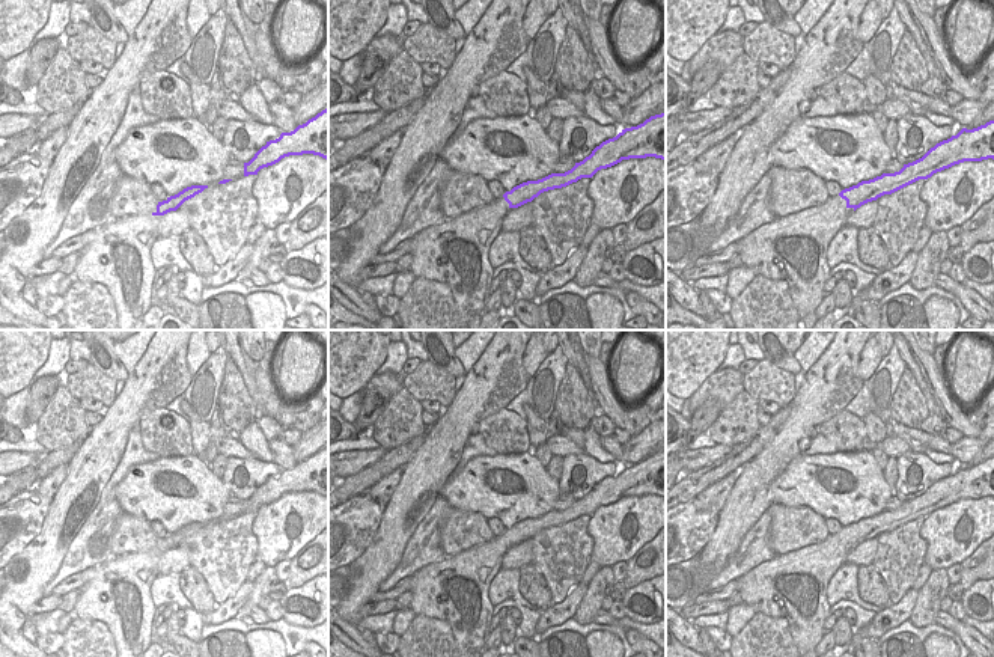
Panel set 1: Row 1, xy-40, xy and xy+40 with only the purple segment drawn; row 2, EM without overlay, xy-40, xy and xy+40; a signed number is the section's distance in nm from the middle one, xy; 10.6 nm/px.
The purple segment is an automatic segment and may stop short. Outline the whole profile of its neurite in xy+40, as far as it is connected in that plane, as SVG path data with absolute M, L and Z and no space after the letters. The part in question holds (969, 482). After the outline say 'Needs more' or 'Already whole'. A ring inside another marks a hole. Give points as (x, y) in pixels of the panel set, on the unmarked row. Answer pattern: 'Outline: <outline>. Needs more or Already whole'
Outline: M994 458L937 481L899 509L842 527L824 542L777 555L736 579L742 603L771 618L786 618L800 657L815 649L830 615L827 586L861 542L964 499L994 497Z. Needs more

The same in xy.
Outline: M666 451L622 467L565 511L551 511L538 518L523 520L489 542L420 568L413 574L410 609L416 616L446 621L459 657L482 654L492 618L488 588L509 549L532 539L544 529L566 524L581 515L592 515L598 508L622 497L646 494L666 497Z. Needs more

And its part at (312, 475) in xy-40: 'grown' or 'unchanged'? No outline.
unchanged

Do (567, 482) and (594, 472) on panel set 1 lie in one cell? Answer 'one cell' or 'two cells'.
one cell

